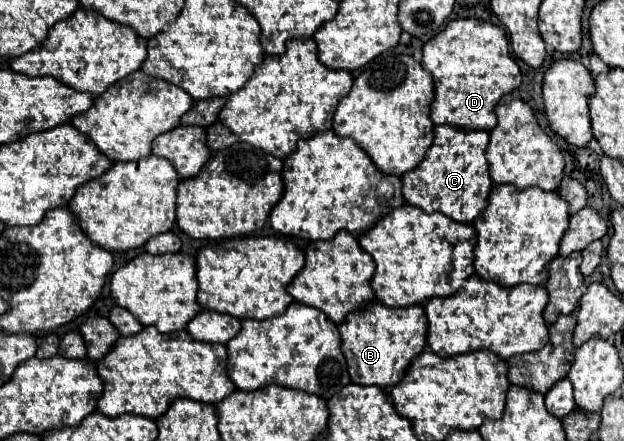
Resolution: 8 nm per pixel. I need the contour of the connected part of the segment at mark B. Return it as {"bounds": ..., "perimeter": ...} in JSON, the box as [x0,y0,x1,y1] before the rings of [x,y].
{"bounds":[339,301,427,389],"perimeter":[[[375,301],[375,303],[369,303],[365,309],[353,311],[347,317],[347,321],[339,325],[339,331],[341,331],[341,339],[343,339],[341,347],[345,351],[349,375],[351,375],[351,381],[357,385],[377,385],[383,389],[397,385],[405,377],[411,361],[427,347],[427,315],[421,305],[391,309],[391,307],[385,307],[383,303]]]}

